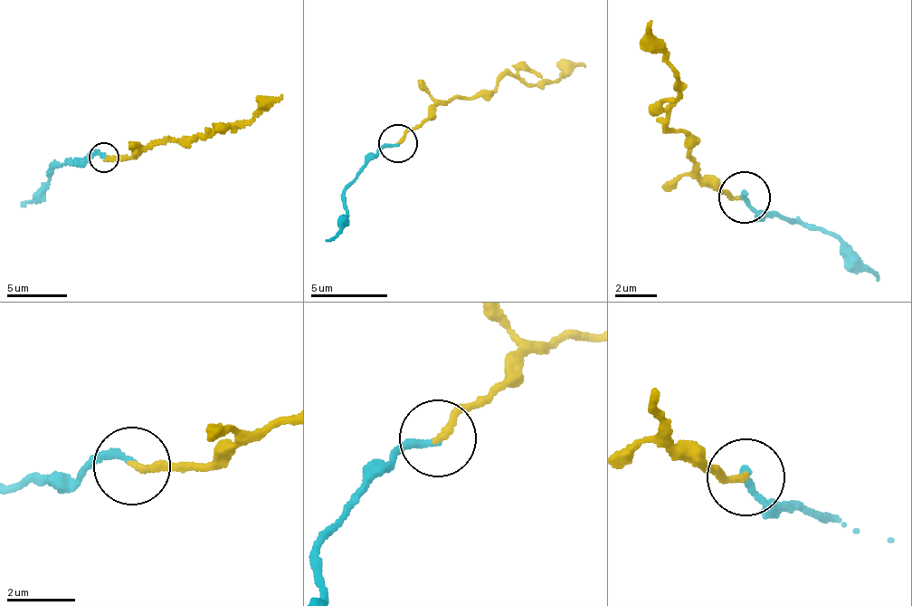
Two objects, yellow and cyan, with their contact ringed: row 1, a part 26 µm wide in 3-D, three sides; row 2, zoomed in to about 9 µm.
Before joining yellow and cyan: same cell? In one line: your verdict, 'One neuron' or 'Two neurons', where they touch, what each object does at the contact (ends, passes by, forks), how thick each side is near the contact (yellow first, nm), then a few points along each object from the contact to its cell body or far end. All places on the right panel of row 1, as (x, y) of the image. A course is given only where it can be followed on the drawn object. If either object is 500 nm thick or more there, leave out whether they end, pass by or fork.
One neuron. Place: (745, 197). At the ring yellow ends. At the ring cyan ends. Thickness 200 nm (yellow) against 200 nm. Course of yellow: (745, 195), (706, 186), (688, 153), (696, 141), (668, 129), (676, 97), (681, 89), (650, 21). Course of cyan: (745, 195), (743, 196), (801, 224), (836, 232), (855, 249), (878, 281)

